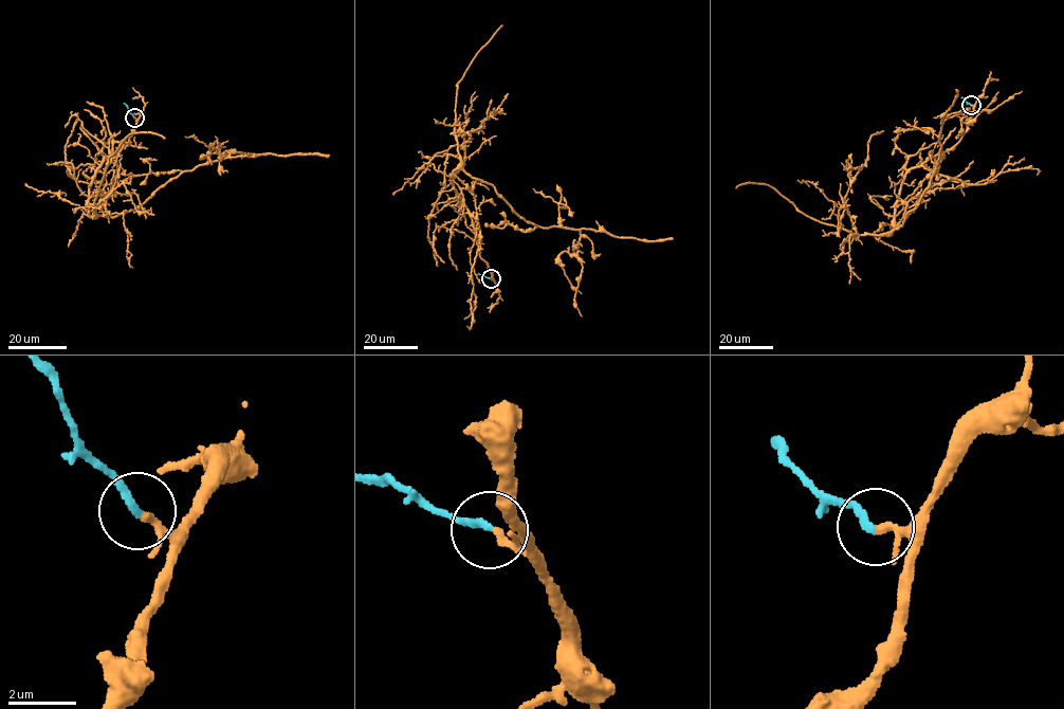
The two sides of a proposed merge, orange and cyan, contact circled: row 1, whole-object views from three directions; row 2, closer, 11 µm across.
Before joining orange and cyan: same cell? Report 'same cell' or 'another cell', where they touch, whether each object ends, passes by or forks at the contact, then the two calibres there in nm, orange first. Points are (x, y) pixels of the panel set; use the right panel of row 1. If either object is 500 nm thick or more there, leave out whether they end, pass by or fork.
same cell; place (971, 105); orange passes by; cyan ends; calibres 150 and 240 nm

